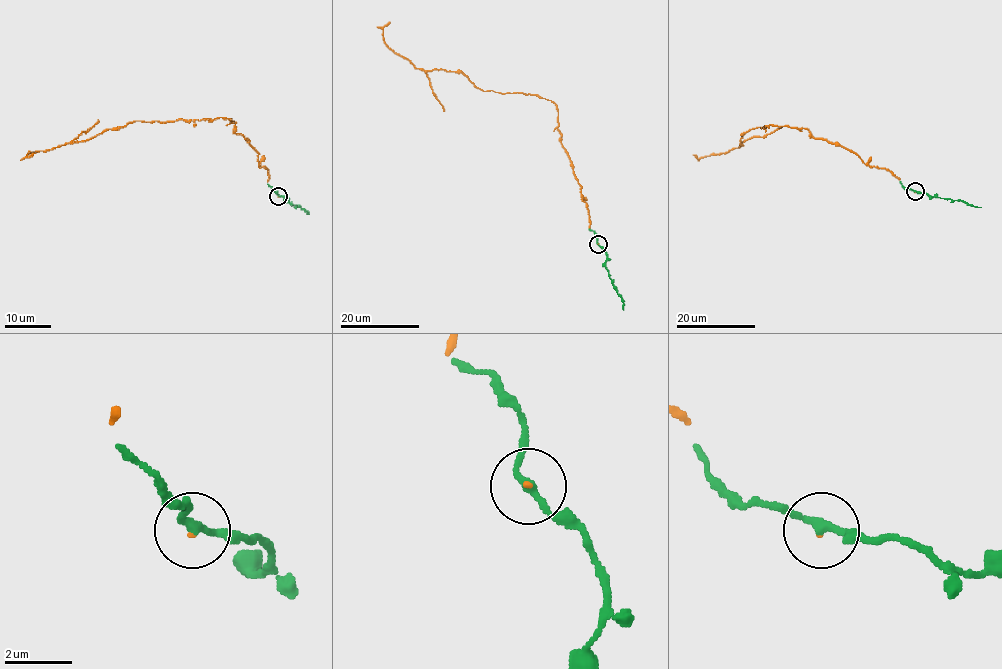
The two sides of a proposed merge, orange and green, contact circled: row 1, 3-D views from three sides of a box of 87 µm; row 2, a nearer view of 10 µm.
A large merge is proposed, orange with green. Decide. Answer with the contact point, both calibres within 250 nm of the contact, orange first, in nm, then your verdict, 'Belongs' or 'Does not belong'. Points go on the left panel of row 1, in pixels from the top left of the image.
Place: (278, 196). Thickness 50 nm (orange) against 220 nm. Belongs

